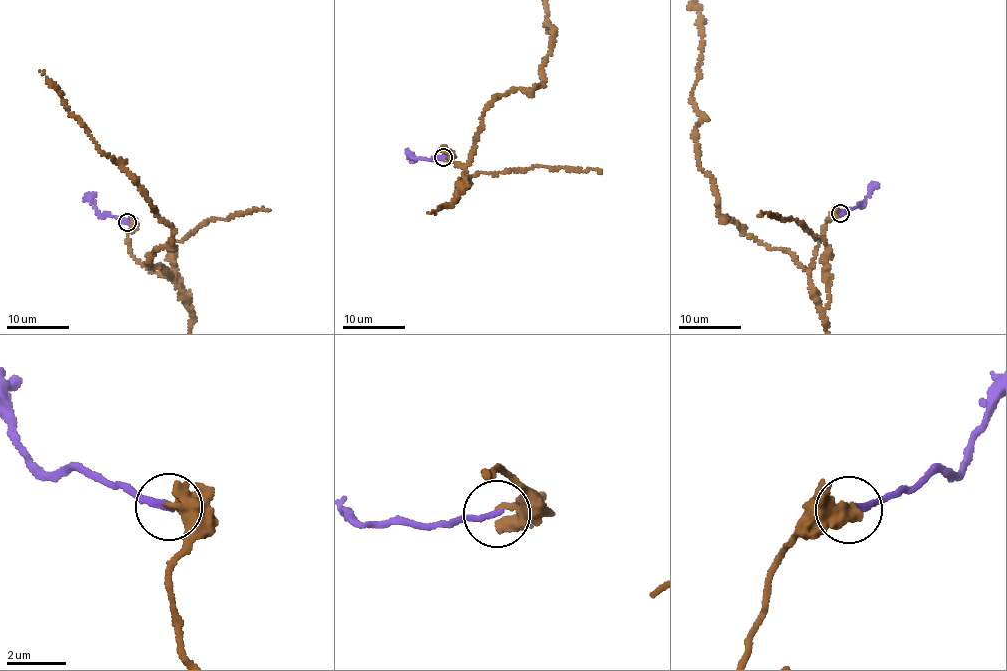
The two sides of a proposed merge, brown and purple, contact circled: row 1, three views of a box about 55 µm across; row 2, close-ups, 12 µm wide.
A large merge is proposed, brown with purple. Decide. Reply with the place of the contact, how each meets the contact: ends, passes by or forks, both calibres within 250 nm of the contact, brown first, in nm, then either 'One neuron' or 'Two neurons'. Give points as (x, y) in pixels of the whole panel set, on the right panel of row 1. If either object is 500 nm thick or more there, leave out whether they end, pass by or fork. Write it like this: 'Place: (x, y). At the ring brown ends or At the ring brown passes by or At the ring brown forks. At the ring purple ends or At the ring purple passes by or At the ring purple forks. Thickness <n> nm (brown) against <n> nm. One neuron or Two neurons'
Place: (840, 213). At the ring brown ends. At the ring purple ends. Thickness 240 nm (brown) against 220 nm. One neuron

